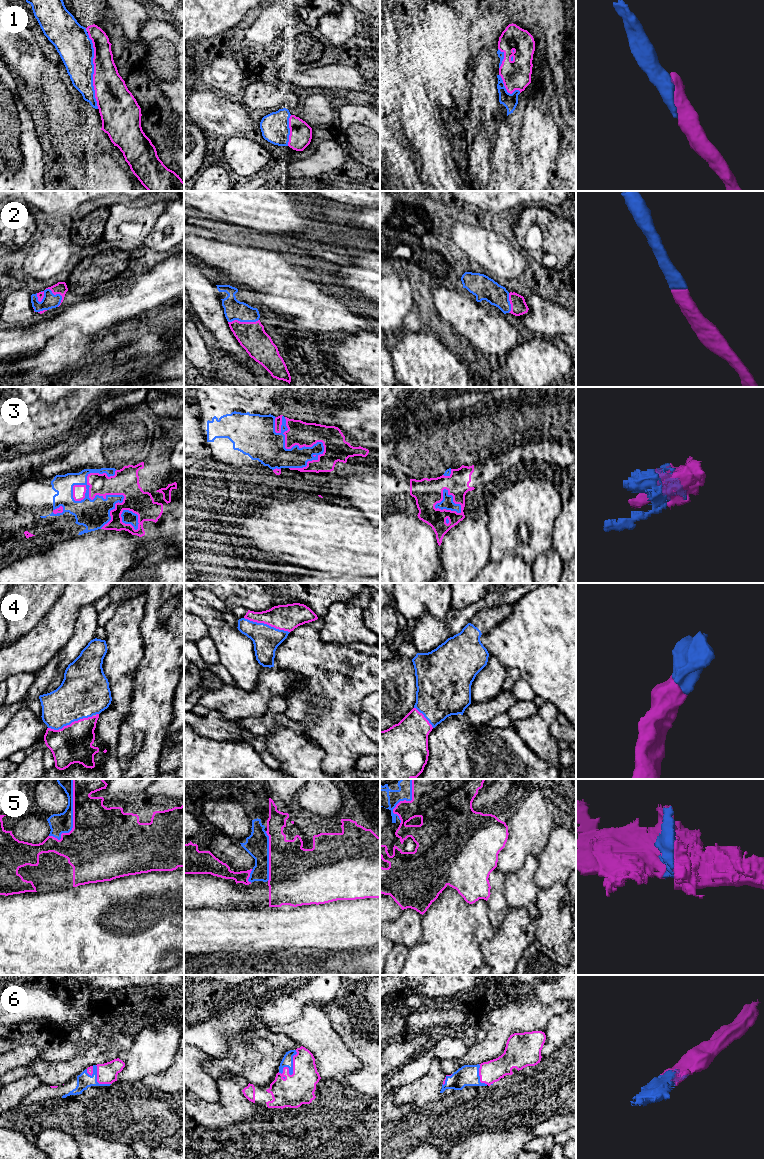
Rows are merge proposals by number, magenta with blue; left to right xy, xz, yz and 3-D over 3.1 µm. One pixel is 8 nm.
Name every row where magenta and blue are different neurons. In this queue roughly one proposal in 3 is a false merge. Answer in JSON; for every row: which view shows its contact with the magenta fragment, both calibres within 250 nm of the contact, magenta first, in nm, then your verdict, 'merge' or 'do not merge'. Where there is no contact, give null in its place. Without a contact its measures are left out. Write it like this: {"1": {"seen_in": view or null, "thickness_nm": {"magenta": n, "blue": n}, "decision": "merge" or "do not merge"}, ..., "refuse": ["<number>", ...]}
{"1": {"seen_in": "xy", "thickness_nm": {"magenta": 280, "blue": 280}, "decision": "merge"}, "2": {"seen_in": "xy", "thickness_nm": {"magenta": 100, "blue": 120}, "decision": "merge"}, "3": {"seen_in": "xy", "thickness_nm": {"magenta": 220, "blue": 240}, "decision": "merge"}, "4": {"seen_in": "xz", "thickness_nm": {"magenta": 200, "blue": 220}, "decision": "merge"}, "5": {"seen_in": "xy", "thickness_nm": {"magenta": 400, "blue": 160}, "decision": "do not merge"}, "6": {"seen_in": "xz", "thickness_nm": {"magenta": 260, "blue": 90}, "decision": "merge"}, "refuse": ["5"]}

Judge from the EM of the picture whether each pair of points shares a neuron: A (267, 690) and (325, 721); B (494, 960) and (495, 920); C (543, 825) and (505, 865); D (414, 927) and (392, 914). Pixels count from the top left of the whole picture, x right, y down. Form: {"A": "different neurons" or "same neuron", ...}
{"A": "different neurons", "B": "different neurons", "C": "same neuron", "D": "different neurons"}

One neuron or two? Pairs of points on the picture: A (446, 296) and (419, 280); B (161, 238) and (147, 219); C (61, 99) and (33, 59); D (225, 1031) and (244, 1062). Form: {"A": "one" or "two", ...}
{"A": "two", "B": "two", "C": "one", "D": "two"}

